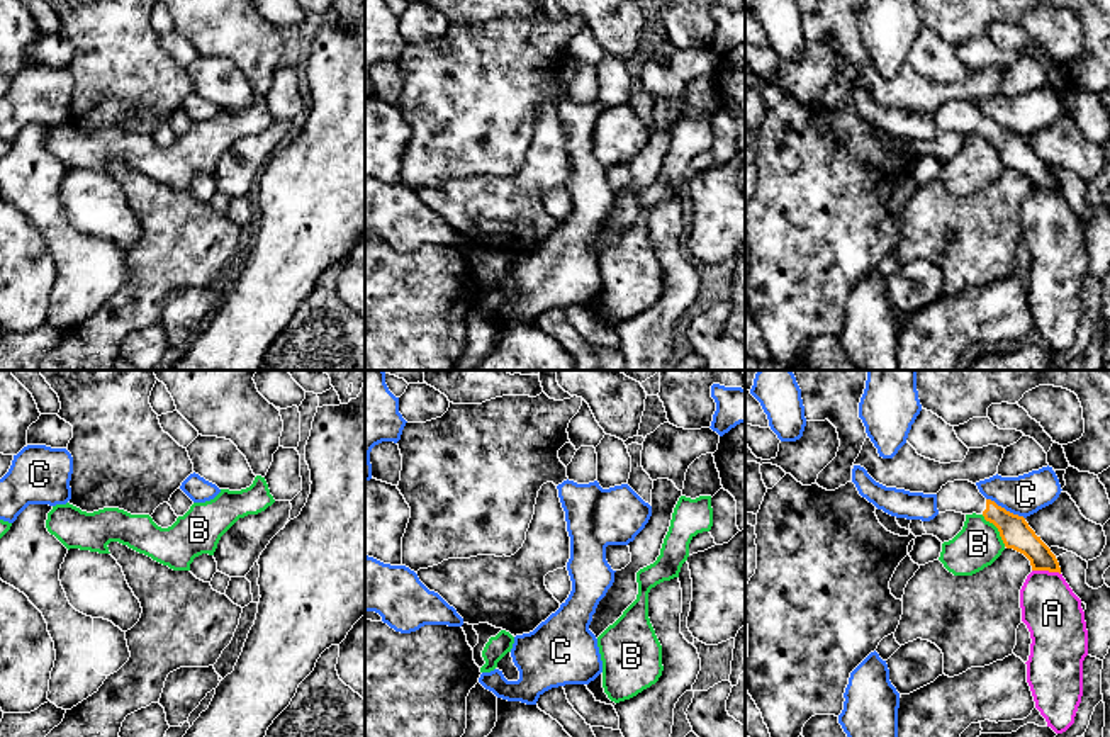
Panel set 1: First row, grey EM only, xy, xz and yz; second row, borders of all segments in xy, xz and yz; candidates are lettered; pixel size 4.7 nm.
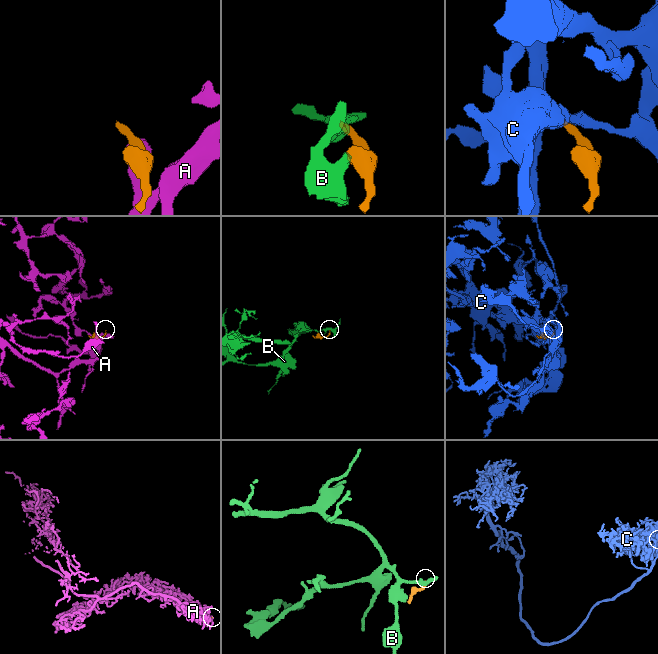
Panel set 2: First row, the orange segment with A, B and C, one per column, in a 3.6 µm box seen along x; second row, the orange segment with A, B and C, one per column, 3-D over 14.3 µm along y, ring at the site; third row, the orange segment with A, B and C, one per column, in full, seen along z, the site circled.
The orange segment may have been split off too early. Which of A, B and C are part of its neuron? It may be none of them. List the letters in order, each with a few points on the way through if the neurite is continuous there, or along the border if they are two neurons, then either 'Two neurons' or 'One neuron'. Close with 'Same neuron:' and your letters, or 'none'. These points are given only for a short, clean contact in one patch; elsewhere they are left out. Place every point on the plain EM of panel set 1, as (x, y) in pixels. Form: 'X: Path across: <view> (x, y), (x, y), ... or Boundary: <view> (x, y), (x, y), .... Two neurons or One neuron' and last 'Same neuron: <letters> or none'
A: Boundary: yz (1032, 189), (1048, 189), (1059, 194). Two neurons
B: Boundary: yz (981, 135), (997, 148), (1005, 165). Two neurons
C: Boundary: yz (986, 118), (1024, 138). Two neurons
Same neuron: none

